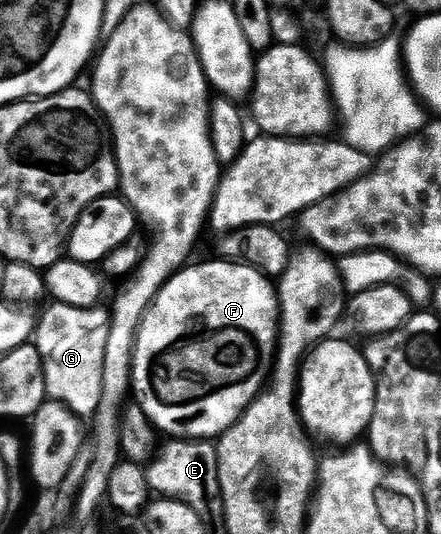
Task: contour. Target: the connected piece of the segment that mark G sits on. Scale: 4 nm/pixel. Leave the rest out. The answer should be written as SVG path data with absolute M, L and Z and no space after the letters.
M56 302L49 311L49 316L42 318L37 326L35 345L43 357L45 366L45 386L52 402L62 403L64 407L78 417L96 416L103 397L103 359L107 353L109 340L110 312L104 306L79 309L66 303Z

